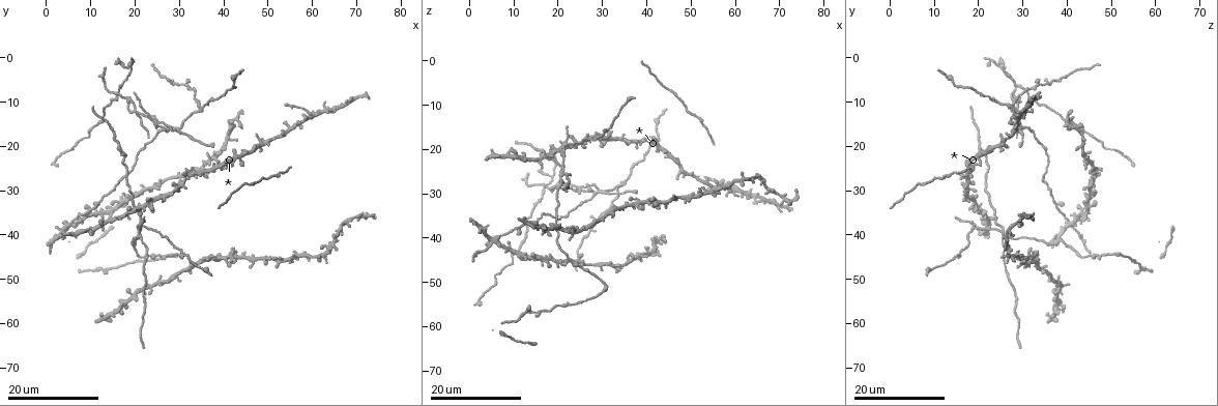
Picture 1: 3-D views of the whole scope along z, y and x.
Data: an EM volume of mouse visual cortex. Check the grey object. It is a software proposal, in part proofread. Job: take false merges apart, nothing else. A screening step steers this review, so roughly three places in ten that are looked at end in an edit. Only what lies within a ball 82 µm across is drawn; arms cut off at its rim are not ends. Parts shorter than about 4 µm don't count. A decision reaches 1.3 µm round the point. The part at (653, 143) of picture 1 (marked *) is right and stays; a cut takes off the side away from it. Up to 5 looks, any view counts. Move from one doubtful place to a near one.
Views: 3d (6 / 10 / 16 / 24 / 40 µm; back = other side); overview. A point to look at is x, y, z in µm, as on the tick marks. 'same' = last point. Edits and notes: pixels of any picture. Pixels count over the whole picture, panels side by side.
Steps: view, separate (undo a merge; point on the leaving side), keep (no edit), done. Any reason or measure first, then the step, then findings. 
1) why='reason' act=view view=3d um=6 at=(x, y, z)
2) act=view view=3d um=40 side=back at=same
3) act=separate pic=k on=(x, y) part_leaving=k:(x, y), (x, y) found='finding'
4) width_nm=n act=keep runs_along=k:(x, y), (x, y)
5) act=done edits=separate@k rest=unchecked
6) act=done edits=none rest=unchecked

why='two arms in line, one across' act=view view=3d um=24 at=(35.0, 11.0, 27.5)

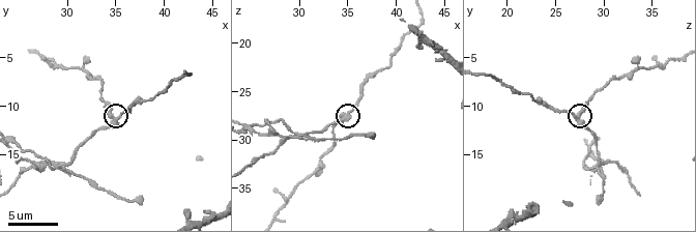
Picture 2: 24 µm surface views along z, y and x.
why='zoom in' act=view view=3d um=6 at=(34.8, 11.4, 27.2)

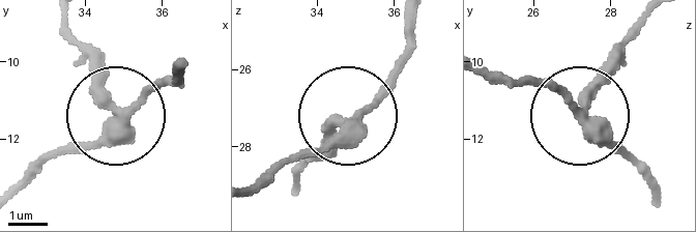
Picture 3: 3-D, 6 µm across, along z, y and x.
width_nm=290 act=separate pic=3 on=(94, 63) part_leaving=3:(121, 112), (65, 17) found='a second neuron is stuck on'

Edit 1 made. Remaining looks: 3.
act=view view=3d um=24 at=(50.0, 19.0, 26.0)

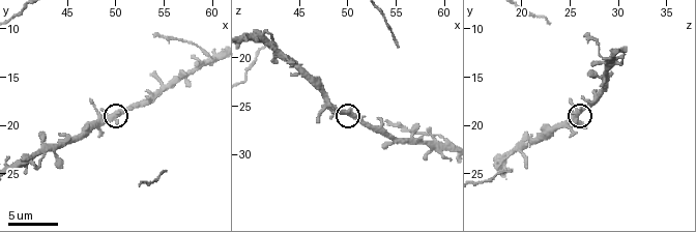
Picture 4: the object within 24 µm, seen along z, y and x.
act=view view=3d um=10 at=(50.2, 19.4, 25.6)

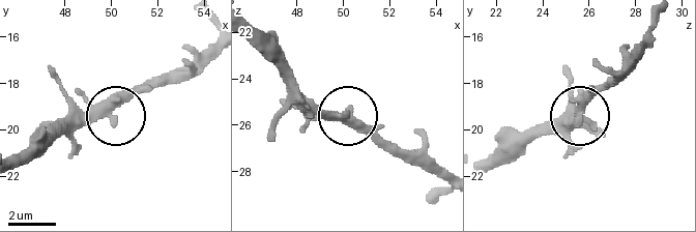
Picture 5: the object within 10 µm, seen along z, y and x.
side_arm_um=30 act=keep runs_along=5:(249, 38), (302, 92), (356, 119), (389, 149) found='all the same neuron'

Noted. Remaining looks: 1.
why='branch point' act=view view=3d um=10 at=(60.2, 13.0, 28.6)

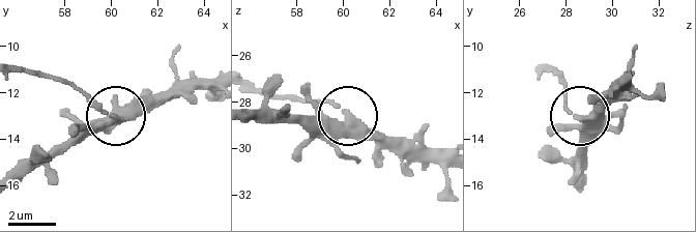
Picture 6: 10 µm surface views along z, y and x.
width_nm=300 act=separate pic=6 on=(86, 94) found='two neurons meet here'

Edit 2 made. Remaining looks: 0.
act=done edits=separate@3,separate@6 rest=unchecked

